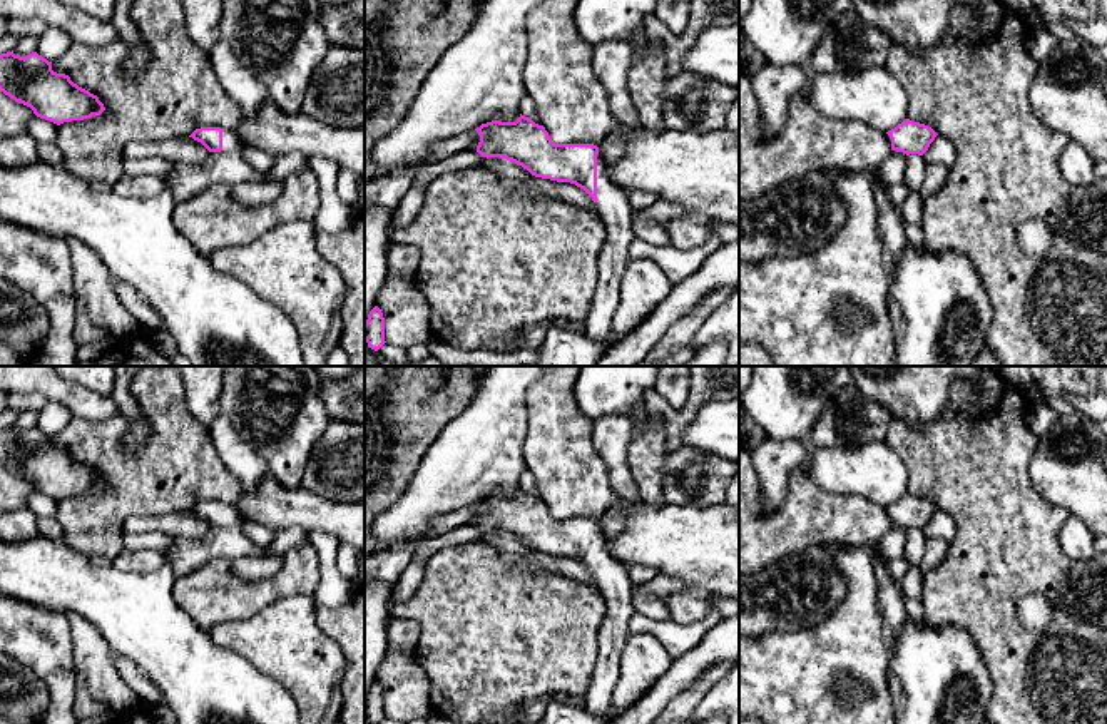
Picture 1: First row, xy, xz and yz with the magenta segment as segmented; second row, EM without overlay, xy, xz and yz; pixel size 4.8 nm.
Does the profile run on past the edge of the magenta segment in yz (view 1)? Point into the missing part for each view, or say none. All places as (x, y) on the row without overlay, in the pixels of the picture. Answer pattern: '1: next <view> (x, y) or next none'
1: next none

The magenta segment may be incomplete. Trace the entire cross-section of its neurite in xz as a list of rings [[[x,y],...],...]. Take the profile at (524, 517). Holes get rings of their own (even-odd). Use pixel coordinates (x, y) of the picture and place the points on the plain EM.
[[[522,488],[515,497],[492,495],[475,505],[480,508],[480,530],[512,535],[535,552],[575,558],[595,577],[607,614],[599,630],[599,657],[585,694],[585,707],[590,714],[604,717],[612,707],[622,650],[635,614],[627,565],[609,552],[597,520],[555,518],[543,500]]]

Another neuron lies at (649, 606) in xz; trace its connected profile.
[[[634,585],[632,595],[634,610],[642,614],[652,620],[669,620],[669,609],[666,599],[659,599],[654,595],[642,595]]]

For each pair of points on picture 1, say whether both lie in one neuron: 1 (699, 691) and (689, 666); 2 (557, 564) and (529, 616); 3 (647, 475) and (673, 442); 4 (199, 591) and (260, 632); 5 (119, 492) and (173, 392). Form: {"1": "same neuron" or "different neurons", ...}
{"1": "different neurons", "2": "different neurons", "3": "different neurons", "4": "different neurons", "5": "same neuron"}

